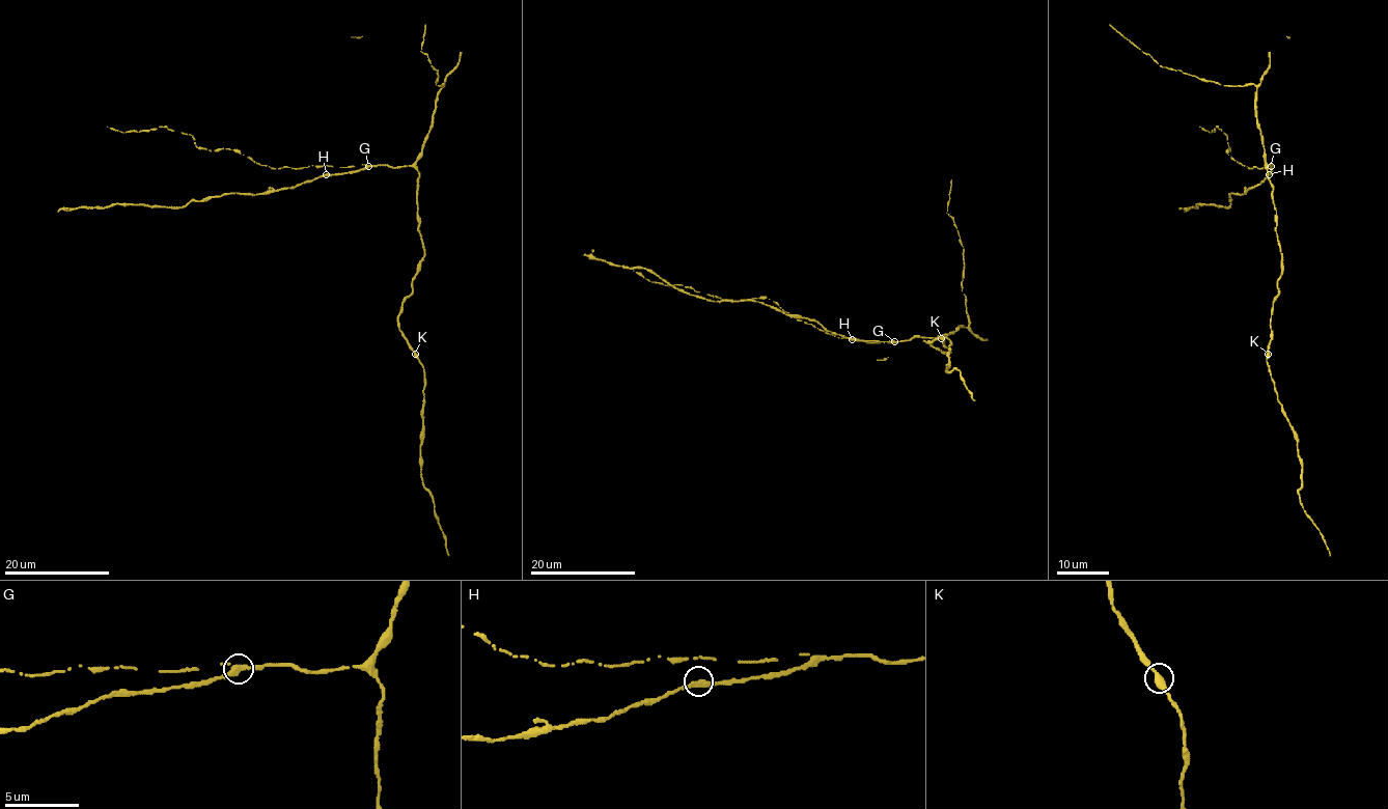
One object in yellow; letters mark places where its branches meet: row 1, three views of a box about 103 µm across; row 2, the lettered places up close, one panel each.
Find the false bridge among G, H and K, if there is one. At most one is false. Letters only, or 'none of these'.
none of these

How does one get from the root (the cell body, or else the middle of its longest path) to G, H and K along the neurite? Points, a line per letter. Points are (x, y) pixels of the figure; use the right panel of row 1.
G: (1273, 188), (1267, 170), (1268, 165), (1271, 166)
H: (1273, 188), (1268, 177), (1268, 165), (1269, 174)
K: (1273, 188), (1281, 277), (1277, 281), (1278, 295), (1271, 314), (1268, 355)

